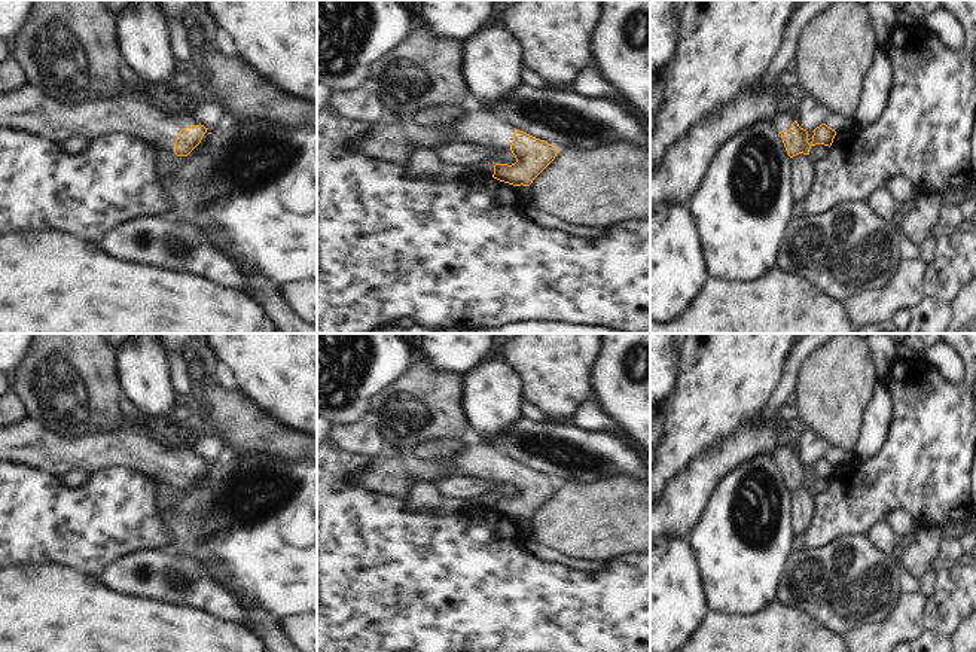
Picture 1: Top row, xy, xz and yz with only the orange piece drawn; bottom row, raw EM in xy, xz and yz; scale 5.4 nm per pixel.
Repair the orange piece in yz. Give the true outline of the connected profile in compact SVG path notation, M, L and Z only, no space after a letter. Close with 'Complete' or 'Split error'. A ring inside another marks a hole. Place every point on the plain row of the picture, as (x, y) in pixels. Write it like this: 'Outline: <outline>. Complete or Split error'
Outline: M789 445L775 447L771 453L777 464L781 467L784 481L790 491L799 487L809 488L809 482L815 478L824 478L830 481L836 469L835 463L826 457L821 457L812 464L812 475L809 476L808 464L800 461L797 454Z. Split error.

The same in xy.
Outline: M10 389L0 394L0 458L24 463L51 475L80 467L126 466L187 490L208 461L189 447L164 447L131 426L106 433L64 436L27 415Z. Split error.

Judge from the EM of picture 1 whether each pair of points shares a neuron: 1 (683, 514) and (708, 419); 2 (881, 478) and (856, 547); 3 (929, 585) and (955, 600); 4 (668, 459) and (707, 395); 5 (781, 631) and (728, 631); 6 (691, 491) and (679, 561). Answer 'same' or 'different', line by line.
1: different
2: different
3: different
4: same
5: same
6: different

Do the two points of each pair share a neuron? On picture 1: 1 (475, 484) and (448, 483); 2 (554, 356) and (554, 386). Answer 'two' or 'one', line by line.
1: one
2: one

